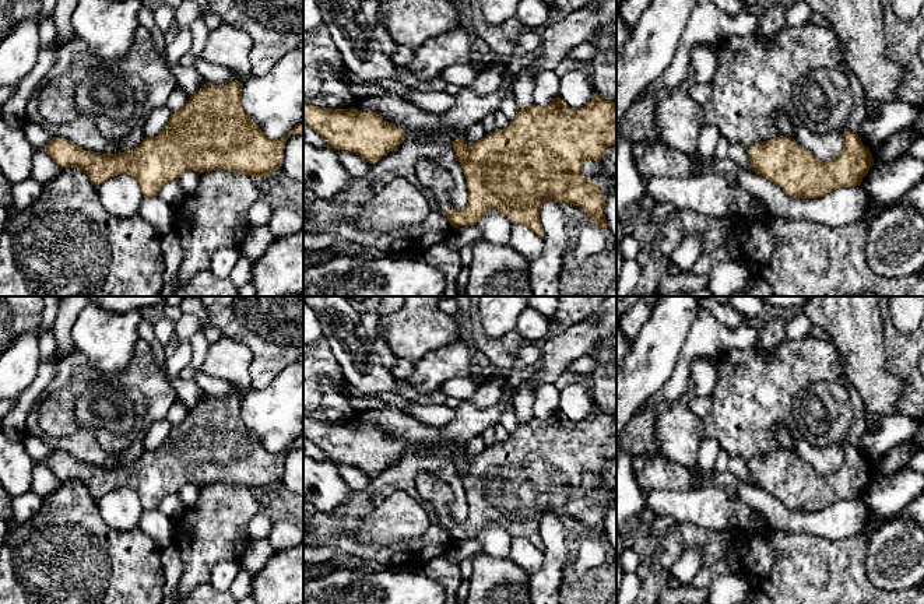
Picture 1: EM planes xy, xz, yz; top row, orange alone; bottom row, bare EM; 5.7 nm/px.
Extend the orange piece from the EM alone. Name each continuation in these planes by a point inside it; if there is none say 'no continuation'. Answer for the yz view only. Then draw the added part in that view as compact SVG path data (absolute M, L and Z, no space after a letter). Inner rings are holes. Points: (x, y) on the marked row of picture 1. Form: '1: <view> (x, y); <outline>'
1: yz (836, 88); M823 67L812 70L808 78L822 88L826 98L828 117L822 129L837 130L843 134L844 123L856 101L847 77L837 69Z

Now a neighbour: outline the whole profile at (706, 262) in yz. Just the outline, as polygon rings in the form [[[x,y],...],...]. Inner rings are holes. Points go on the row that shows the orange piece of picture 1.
[[[728,245],[714,249],[712,253],[702,254],[691,268],[691,273],[696,275],[705,275],[710,271],[713,266],[726,260],[731,260],[737,254],[738,254],[738,250],[735,247],[730,247]]]

